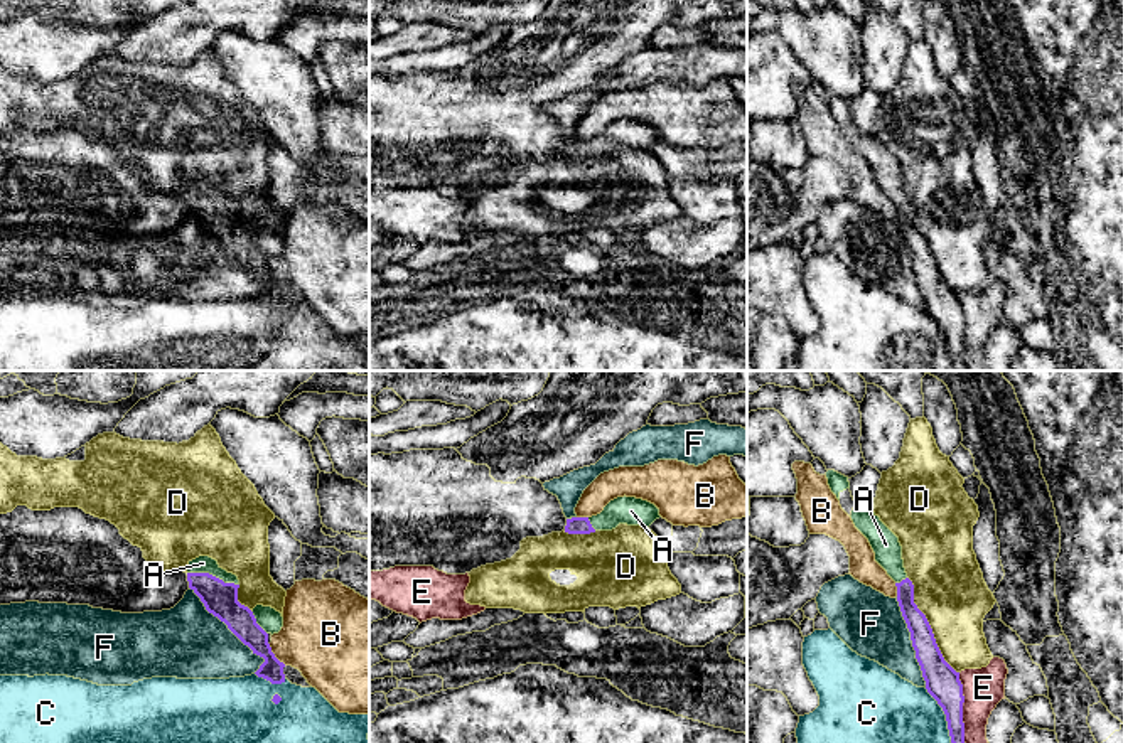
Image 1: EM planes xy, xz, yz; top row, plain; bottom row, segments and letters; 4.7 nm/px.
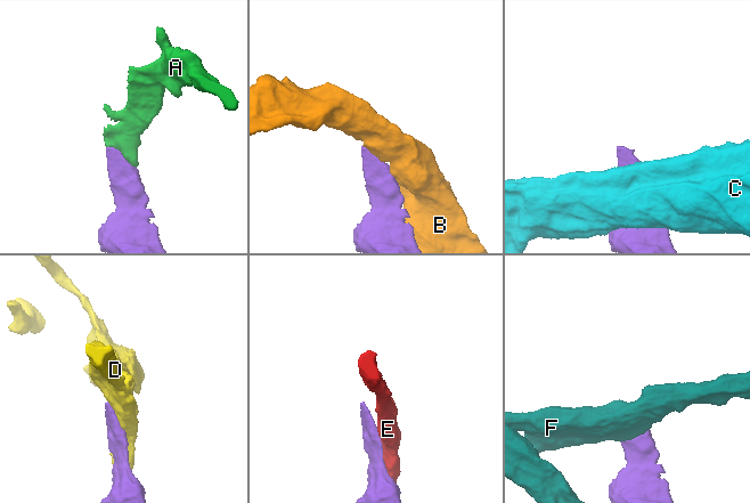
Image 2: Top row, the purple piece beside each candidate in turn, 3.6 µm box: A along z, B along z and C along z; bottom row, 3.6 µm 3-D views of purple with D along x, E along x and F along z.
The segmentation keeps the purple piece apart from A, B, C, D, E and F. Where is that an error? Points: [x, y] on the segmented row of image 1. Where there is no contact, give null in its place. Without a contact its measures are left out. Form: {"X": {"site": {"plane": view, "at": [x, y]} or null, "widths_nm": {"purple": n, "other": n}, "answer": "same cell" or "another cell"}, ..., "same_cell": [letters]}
{"A": {"site": {"plane": "xy", "at": [211, 575]}, "widths_nm": {"purple": 160, "other": 80}, "answer": "same cell"}, "B": {"site": {"plane": "xy", "at": [274, 656]}, "widths_nm": {"purple": 140, "other": 380}, "answer": "another cell"}, "C": {"site": {"plane": "yz", "at": [945, 713]}, "widths_nm": {"purple": 160, "other": 320}, "answer": "another cell"}, "D": {"site": {"plane": "yz", "at": [929, 625]}, "widths_nm": {"purple": 150, "other": 340}, "answer": "another cell"}, "E": {"site": {"plane": "yz", "at": [961, 708]}, "widths_nm": {"purple": 160, "other": 190}, "answer": "another cell"}, "F": {"site": {"plane": "xy", "at": [231, 630]}, "widths_nm": {"purple": 160, "other": 360}, "answer": "another cell"}, "same_cell": ["A"]}

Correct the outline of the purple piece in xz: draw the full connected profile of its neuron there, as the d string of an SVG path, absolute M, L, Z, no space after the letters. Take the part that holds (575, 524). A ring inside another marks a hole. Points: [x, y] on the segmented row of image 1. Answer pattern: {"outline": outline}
{"outline": "M624 495L610 500L597 516L567 519L565 532L590 534L612 531L619 524L649 527L659 517L659 509L654 504Z"}

